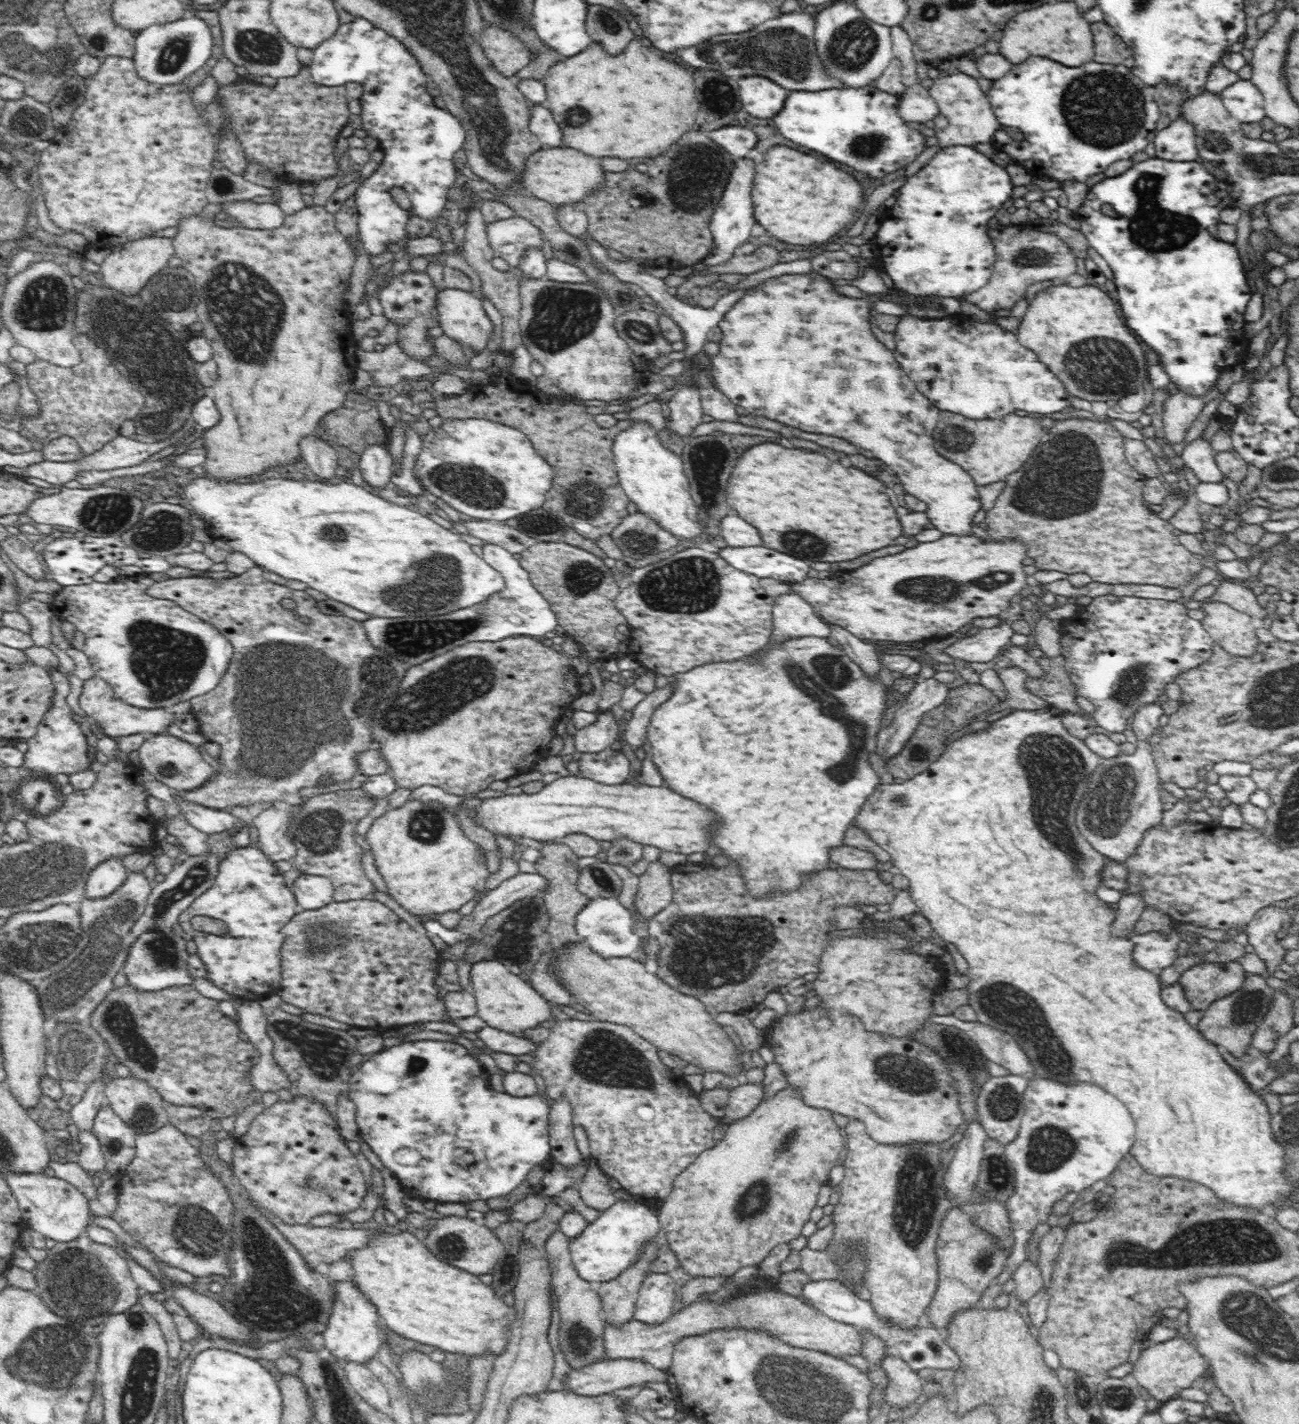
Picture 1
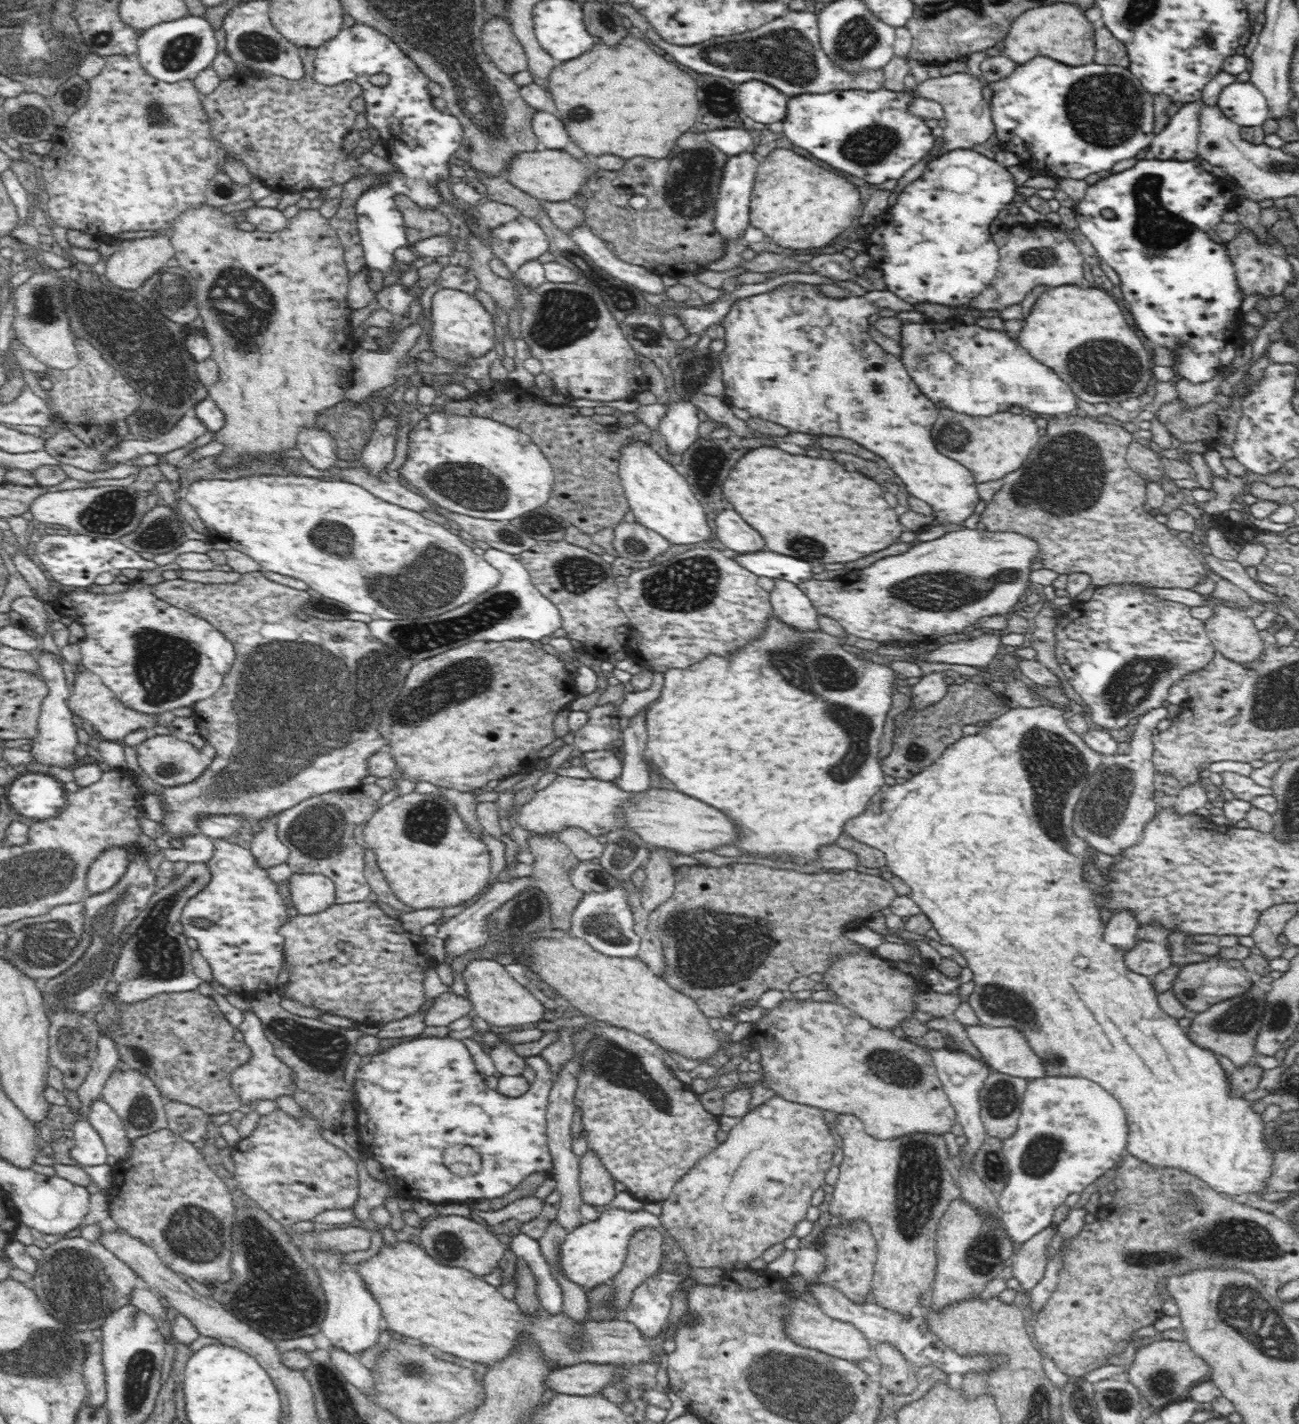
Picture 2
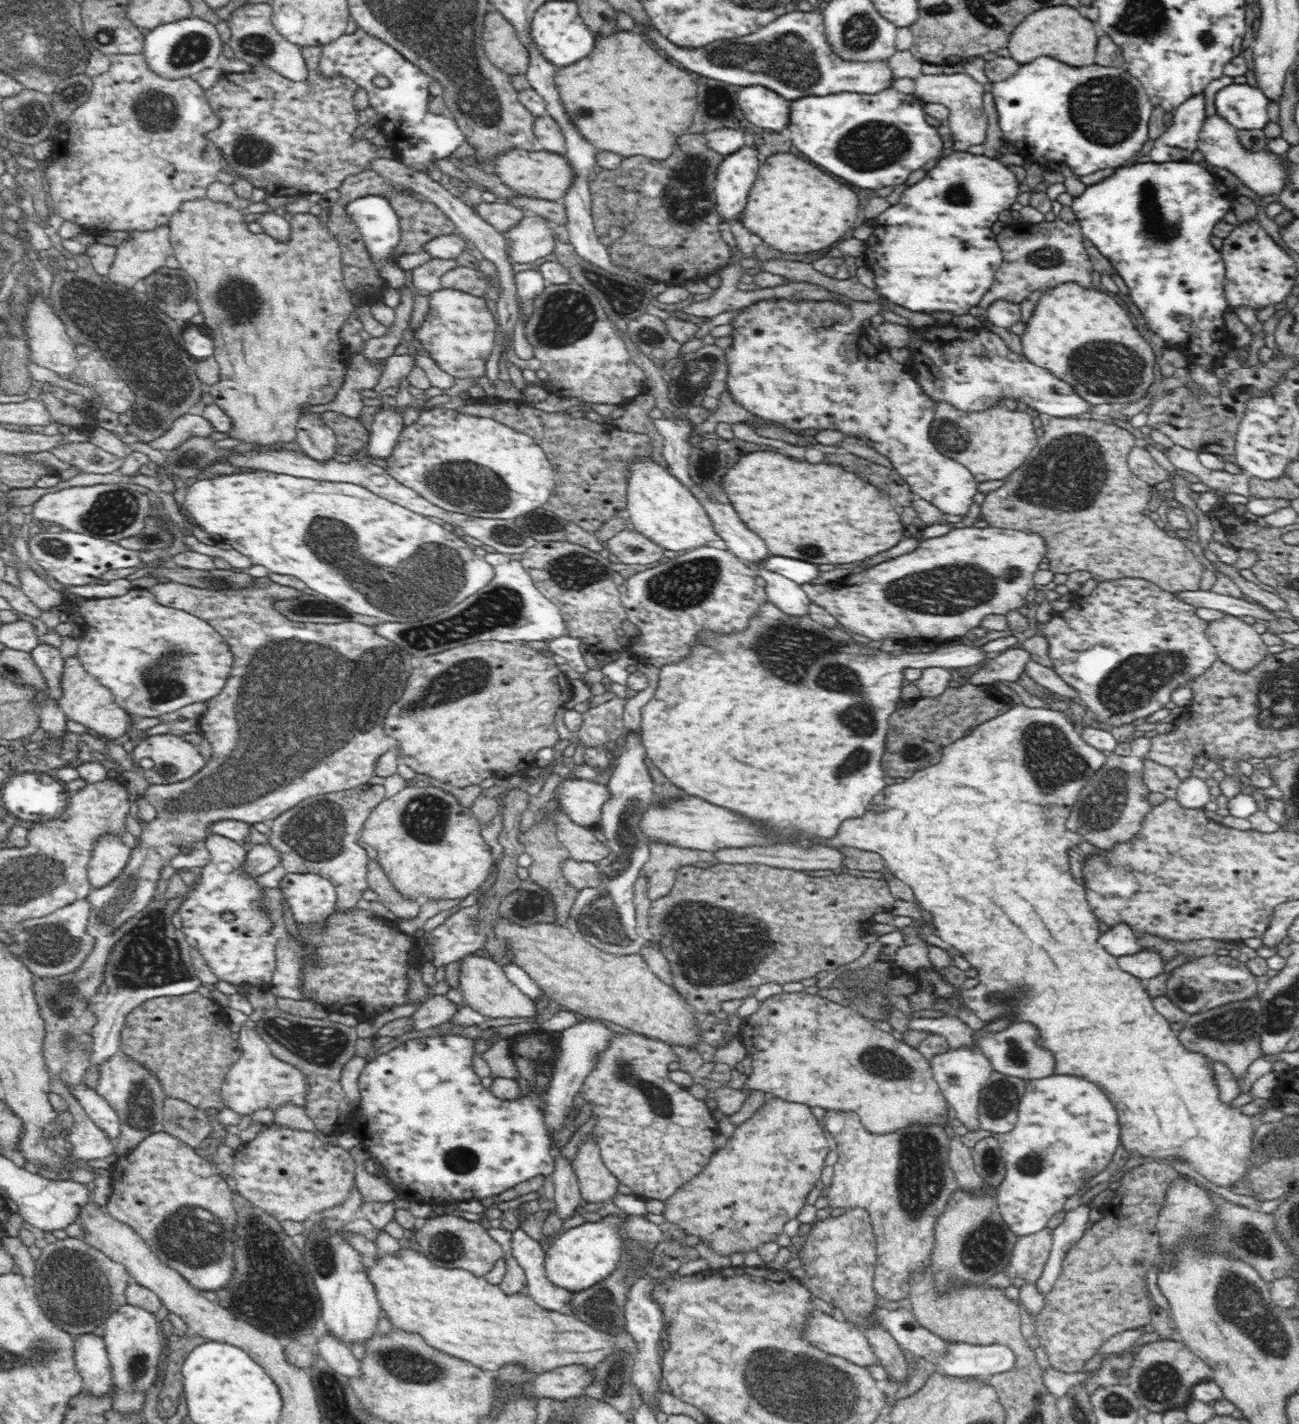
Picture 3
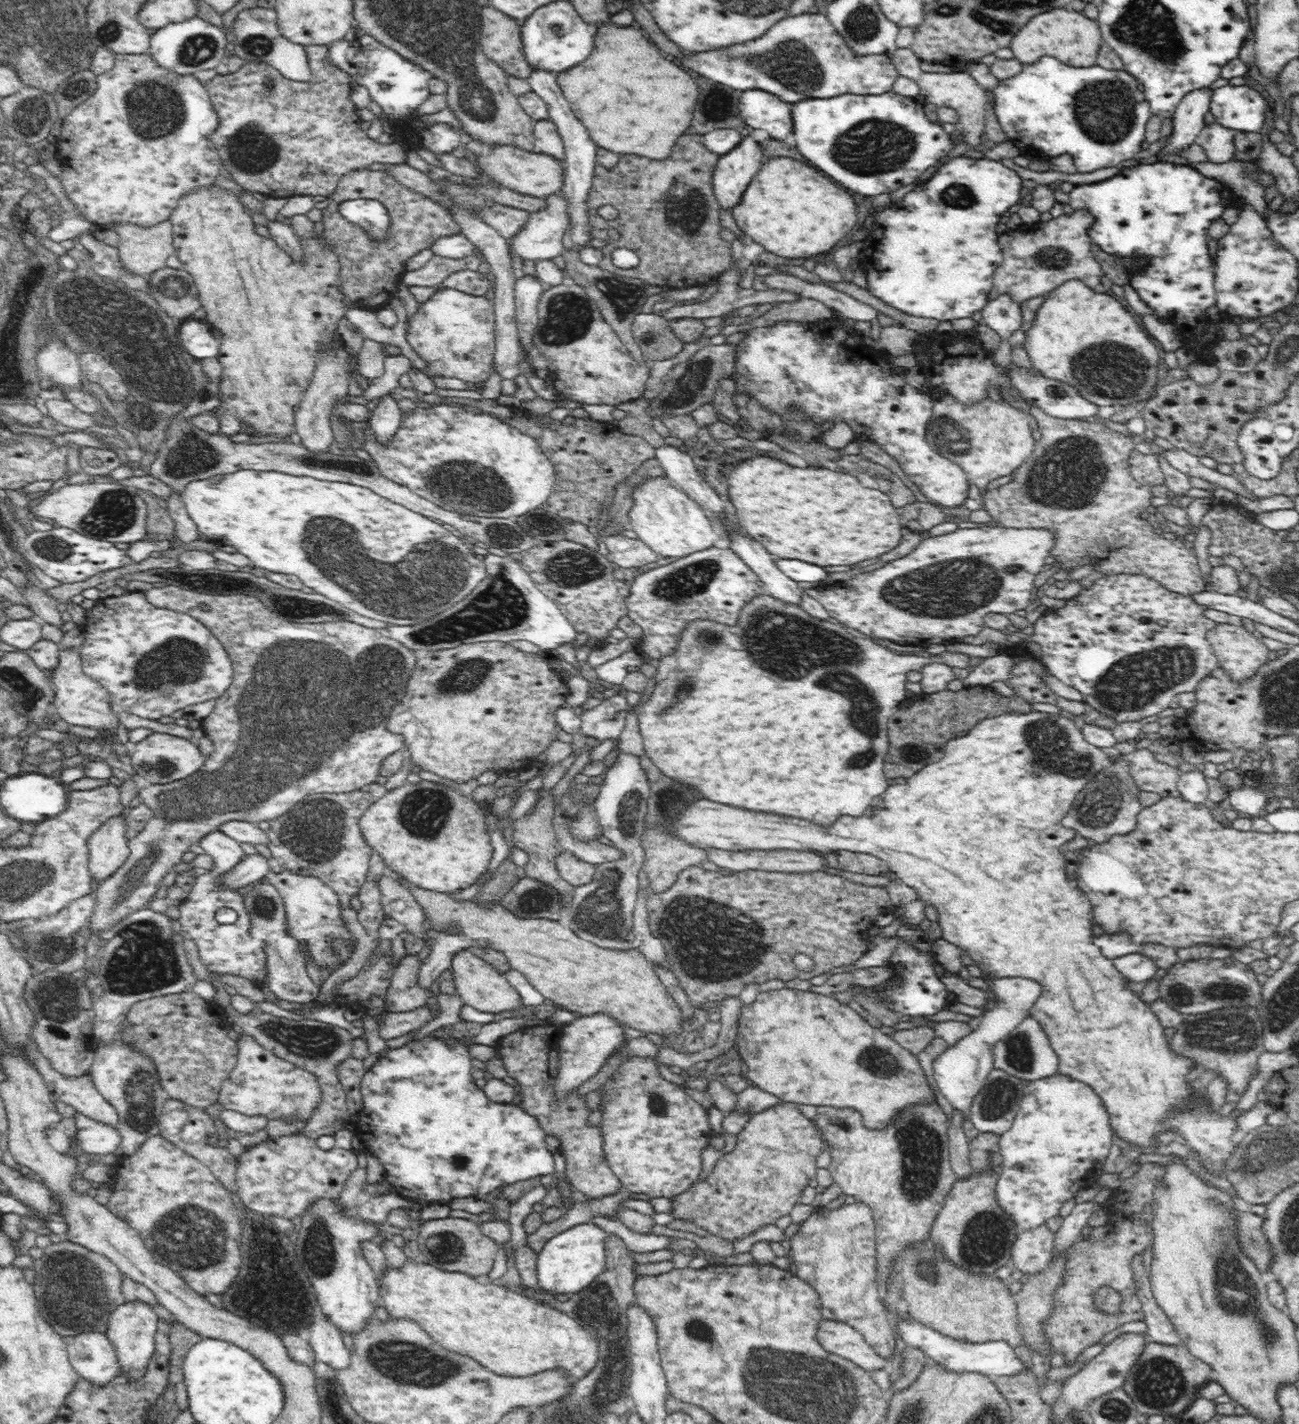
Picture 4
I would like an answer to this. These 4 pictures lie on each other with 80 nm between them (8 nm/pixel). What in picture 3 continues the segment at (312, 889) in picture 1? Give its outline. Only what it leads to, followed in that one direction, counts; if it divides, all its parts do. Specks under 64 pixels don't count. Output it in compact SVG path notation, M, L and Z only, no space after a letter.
M287 872L278 887L289 904L296 925L323 924L323 926L328 926L327 918L337 909L337 892L330 881L317 874Z

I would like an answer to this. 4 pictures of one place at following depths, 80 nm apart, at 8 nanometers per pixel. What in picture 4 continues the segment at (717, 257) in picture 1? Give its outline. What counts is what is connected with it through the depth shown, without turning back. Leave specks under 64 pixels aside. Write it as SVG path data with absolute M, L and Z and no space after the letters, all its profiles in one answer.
M742 138L734 150L721 155L713 171L713 192L721 209L739 206L746 188L762 166L762 150L752 138Z

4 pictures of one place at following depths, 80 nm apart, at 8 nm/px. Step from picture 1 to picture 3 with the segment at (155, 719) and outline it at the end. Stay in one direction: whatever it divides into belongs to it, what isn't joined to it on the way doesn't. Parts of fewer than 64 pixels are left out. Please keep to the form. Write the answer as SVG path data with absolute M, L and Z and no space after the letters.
M69 657L65 660L62 689L63 696L58 699L58 705L67 721L80 723L103 739L117 741L123 739L127 728L131 728L131 715L114 702L114 696L106 686L87 673L78 657Z

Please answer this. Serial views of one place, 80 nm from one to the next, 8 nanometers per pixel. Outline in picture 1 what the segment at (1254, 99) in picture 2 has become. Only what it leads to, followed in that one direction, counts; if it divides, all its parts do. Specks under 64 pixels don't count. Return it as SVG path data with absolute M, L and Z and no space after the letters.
M1251 79L1234 82L1220 92L1220 98L1228 112L1241 123L1260 122L1267 116L1263 94Z

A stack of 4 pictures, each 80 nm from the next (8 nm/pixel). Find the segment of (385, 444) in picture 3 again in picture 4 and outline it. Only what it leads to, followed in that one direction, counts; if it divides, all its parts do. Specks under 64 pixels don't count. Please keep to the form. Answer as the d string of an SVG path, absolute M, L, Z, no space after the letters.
M390 394L380 397L373 404L374 408L368 420L369 428L373 430L380 444L386 444L400 428L403 413L396 399L393 399Z

